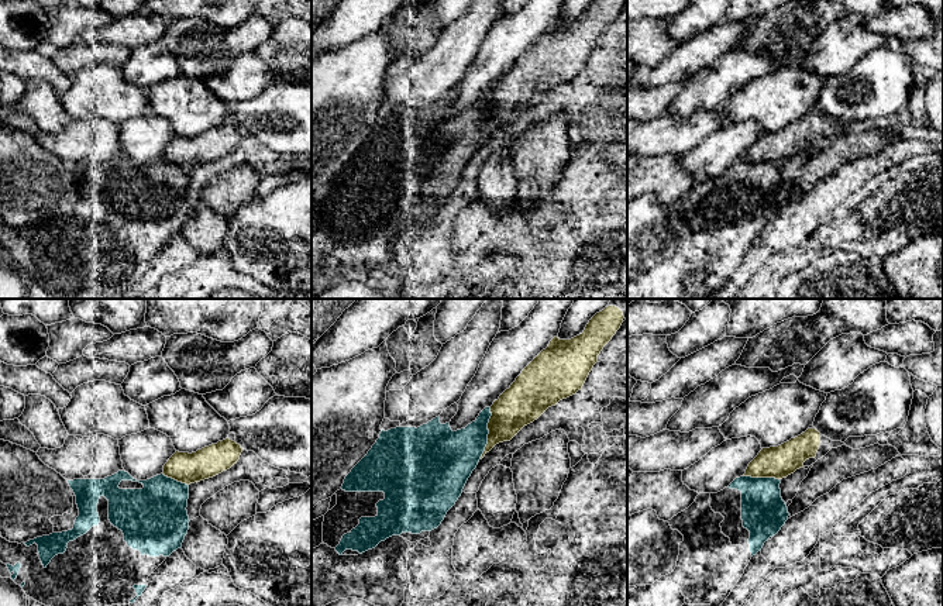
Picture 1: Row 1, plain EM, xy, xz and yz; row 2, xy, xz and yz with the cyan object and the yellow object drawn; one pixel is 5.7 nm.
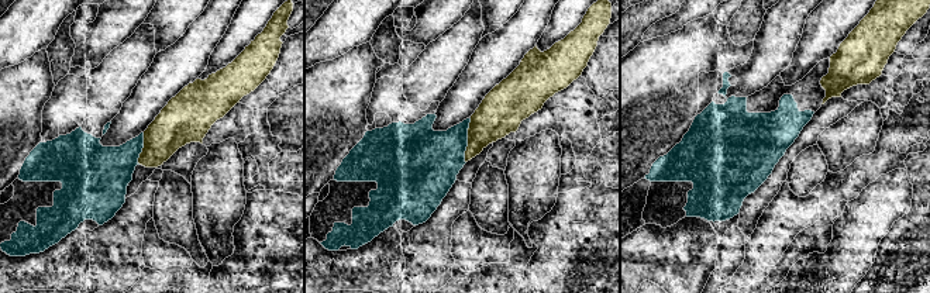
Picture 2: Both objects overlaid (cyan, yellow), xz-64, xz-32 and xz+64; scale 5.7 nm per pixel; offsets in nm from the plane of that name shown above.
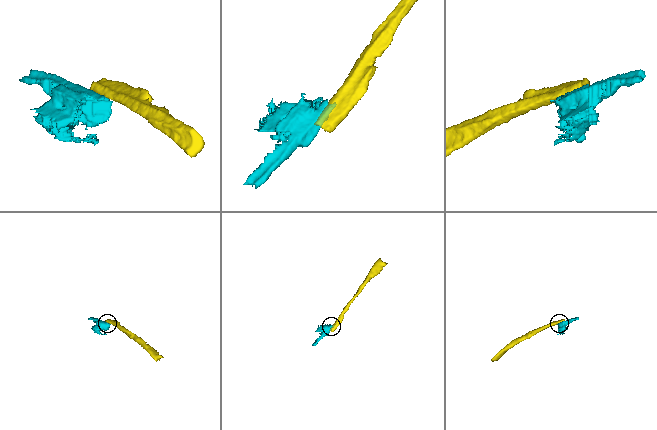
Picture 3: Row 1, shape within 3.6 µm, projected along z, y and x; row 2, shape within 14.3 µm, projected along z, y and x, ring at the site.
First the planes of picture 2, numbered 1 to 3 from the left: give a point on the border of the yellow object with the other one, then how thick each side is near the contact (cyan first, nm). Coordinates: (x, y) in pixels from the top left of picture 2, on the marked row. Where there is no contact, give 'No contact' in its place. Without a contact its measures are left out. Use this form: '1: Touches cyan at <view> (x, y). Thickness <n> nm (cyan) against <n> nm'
1: Touches cyan at xz-64 (143, 147). Thickness 280 nm (cyan) against 260 nm
2: Touches cyan at xz-32 (467, 141). Thickness 360 nm (cyan) against 260 nm
3: No contact

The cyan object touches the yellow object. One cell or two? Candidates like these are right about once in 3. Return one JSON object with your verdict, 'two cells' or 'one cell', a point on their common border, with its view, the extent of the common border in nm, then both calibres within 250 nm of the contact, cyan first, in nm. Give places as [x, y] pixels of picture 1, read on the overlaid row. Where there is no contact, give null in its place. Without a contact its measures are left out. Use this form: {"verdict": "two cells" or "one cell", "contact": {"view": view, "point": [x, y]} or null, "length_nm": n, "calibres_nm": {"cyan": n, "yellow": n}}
{"verdict": "two cells", "contact": {"view": "xz", "point": [488, 433]}, "length_nm": 300, "calibres_nm": {"cyan": 280, "yellow": 240}}

